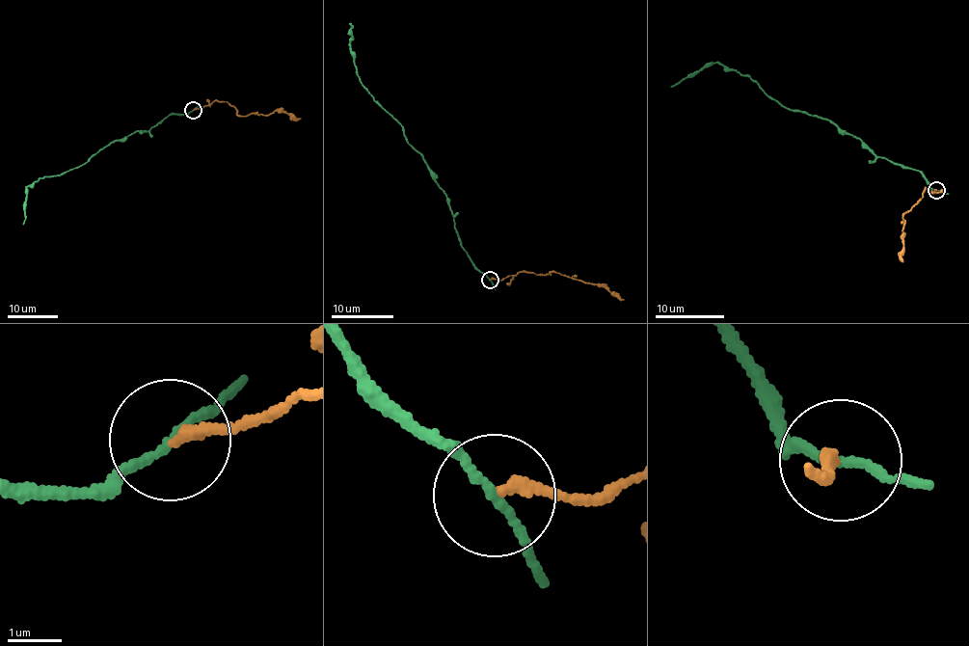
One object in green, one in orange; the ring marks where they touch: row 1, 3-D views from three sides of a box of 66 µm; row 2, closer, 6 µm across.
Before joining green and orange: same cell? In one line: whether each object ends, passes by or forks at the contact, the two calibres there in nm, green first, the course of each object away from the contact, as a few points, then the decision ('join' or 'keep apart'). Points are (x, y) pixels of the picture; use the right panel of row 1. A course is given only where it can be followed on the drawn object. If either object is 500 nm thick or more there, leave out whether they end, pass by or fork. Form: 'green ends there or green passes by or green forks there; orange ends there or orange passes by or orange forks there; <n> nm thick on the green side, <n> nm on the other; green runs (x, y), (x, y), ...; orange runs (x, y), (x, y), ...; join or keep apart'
green passes by; orange ends there; 140 nm thick on the green side, 220 nm on the other; green runs (936, 190), (920, 171), (874, 156), (823, 119), (788, 110), (722, 65), (713, 62), (671, 87); orange runs (936, 190), (934, 194), (927, 188), (902, 219), (905, 221), (901, 232), (904, 235), (901, 241), (902, 261); keep apart

